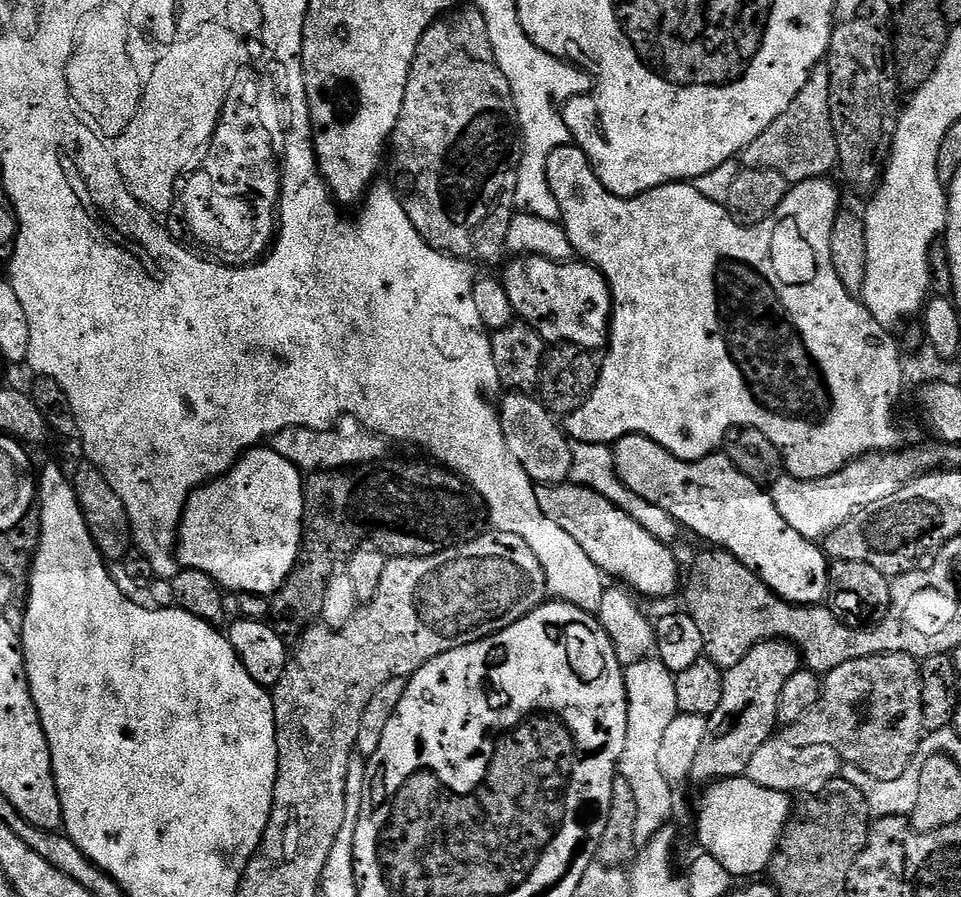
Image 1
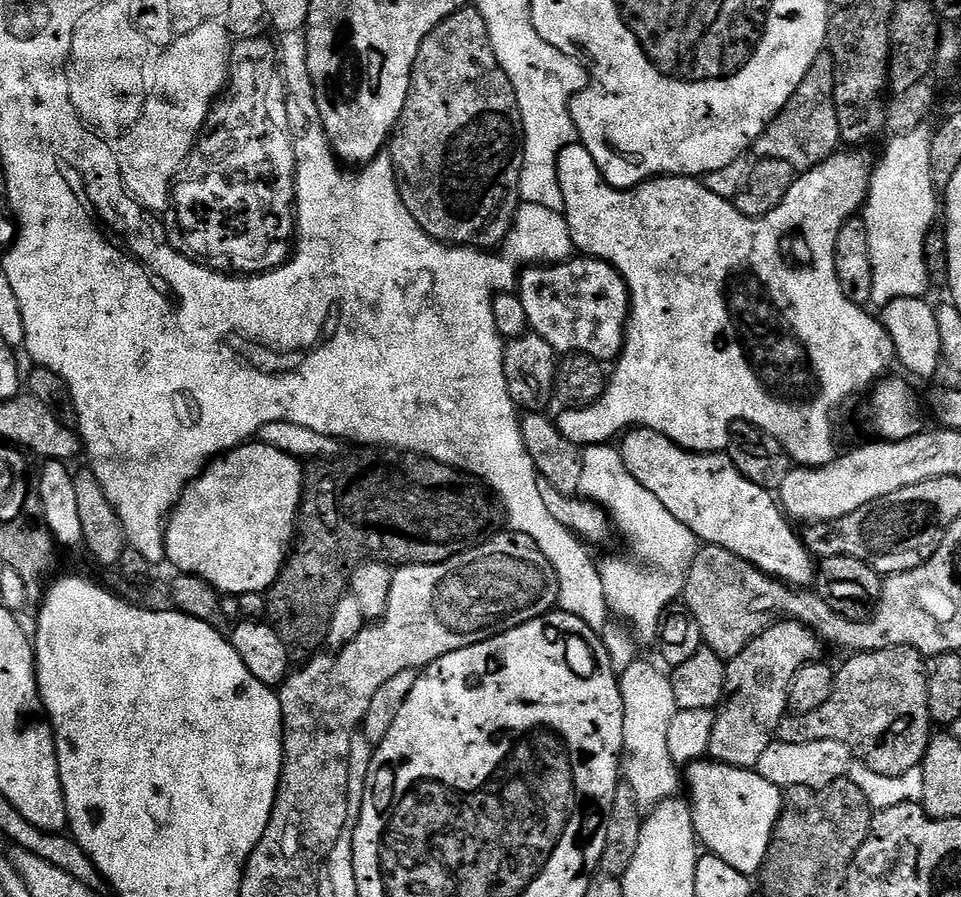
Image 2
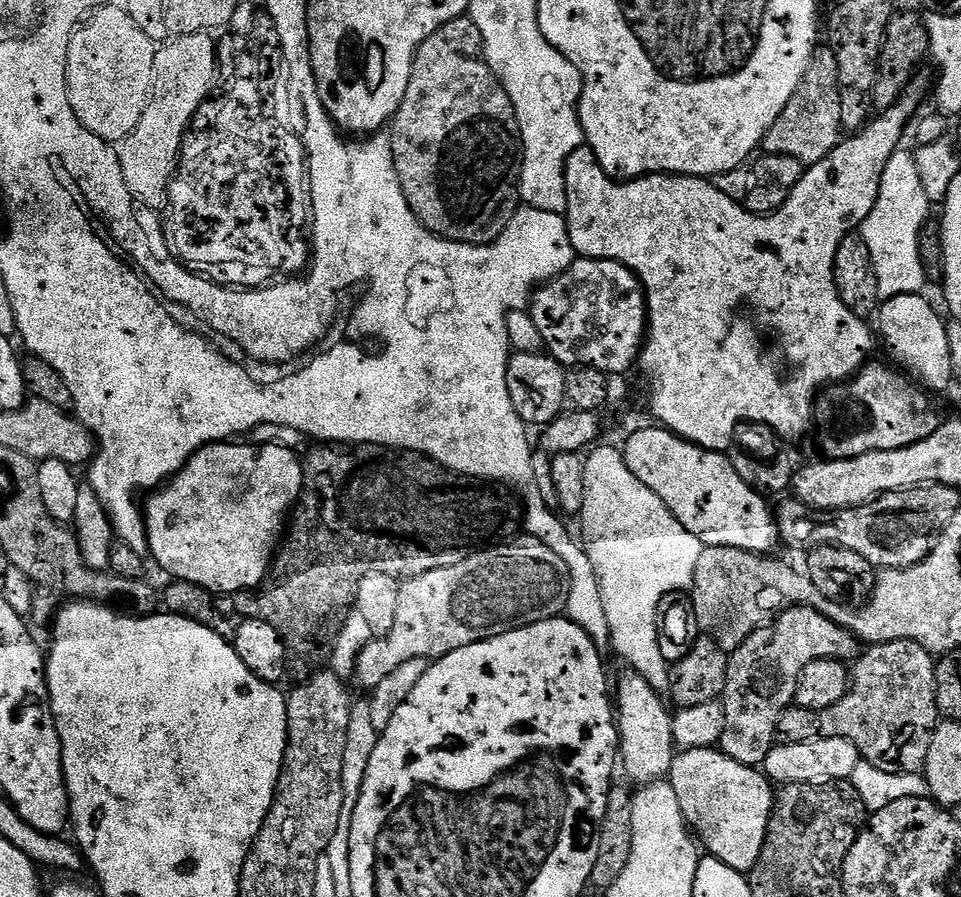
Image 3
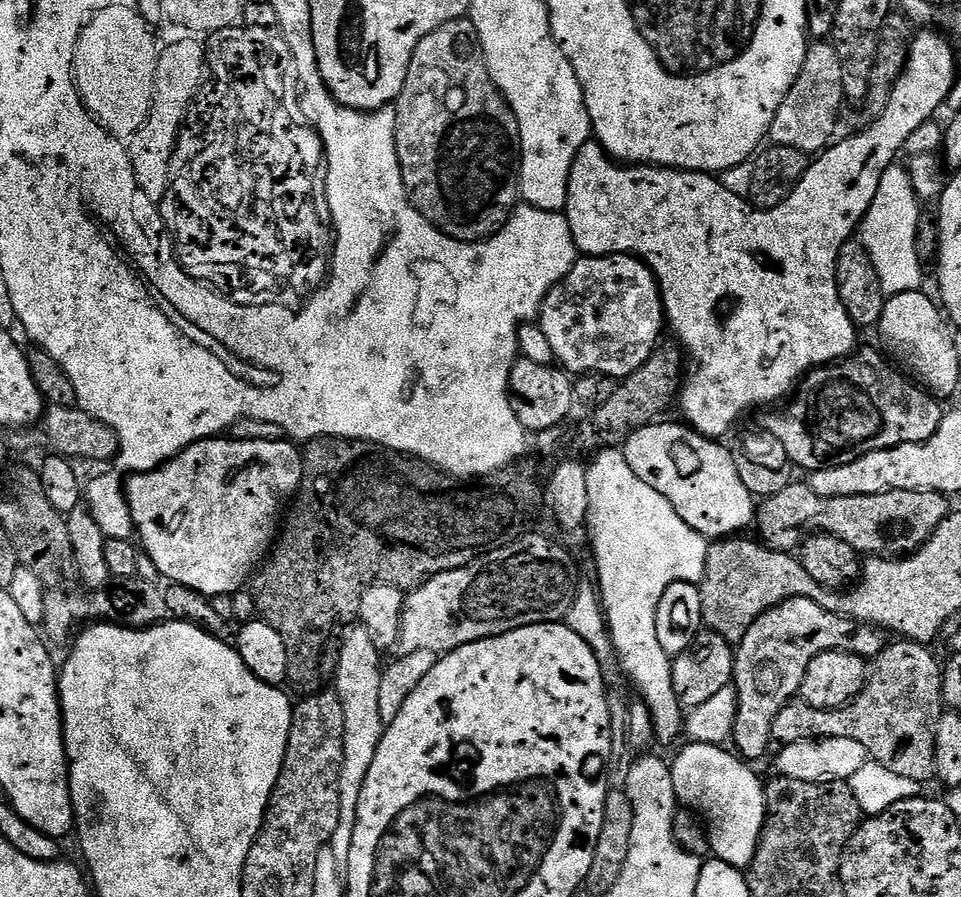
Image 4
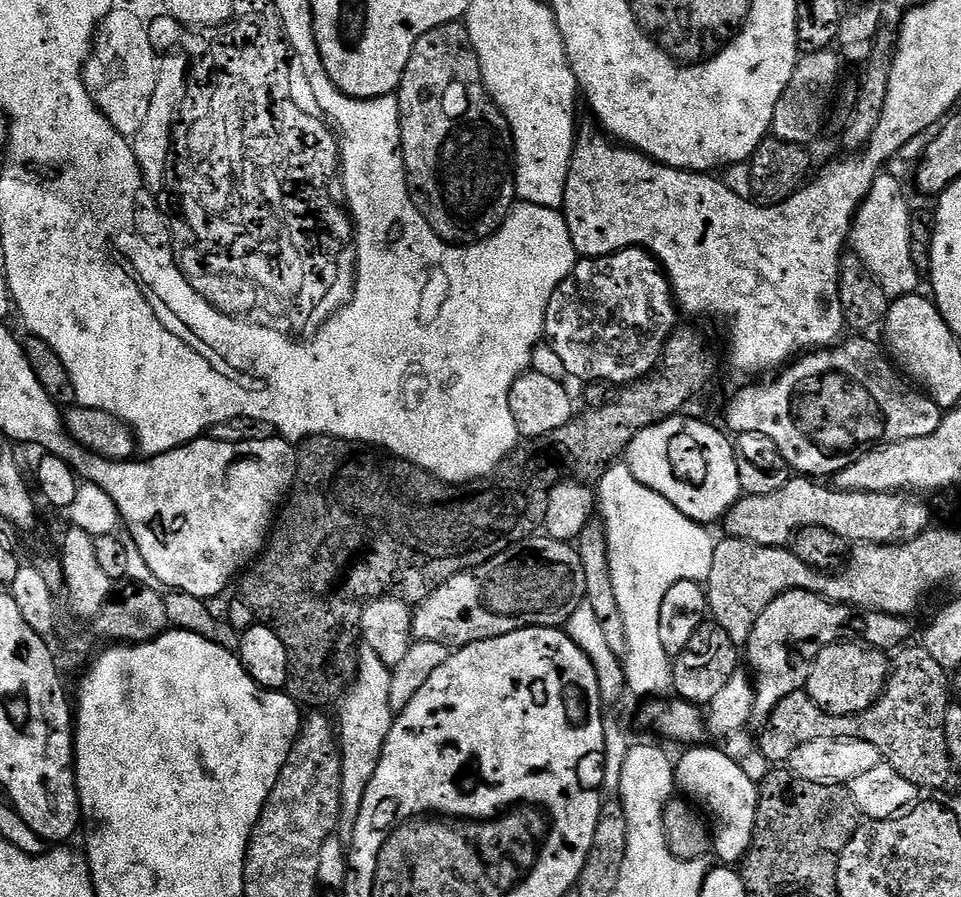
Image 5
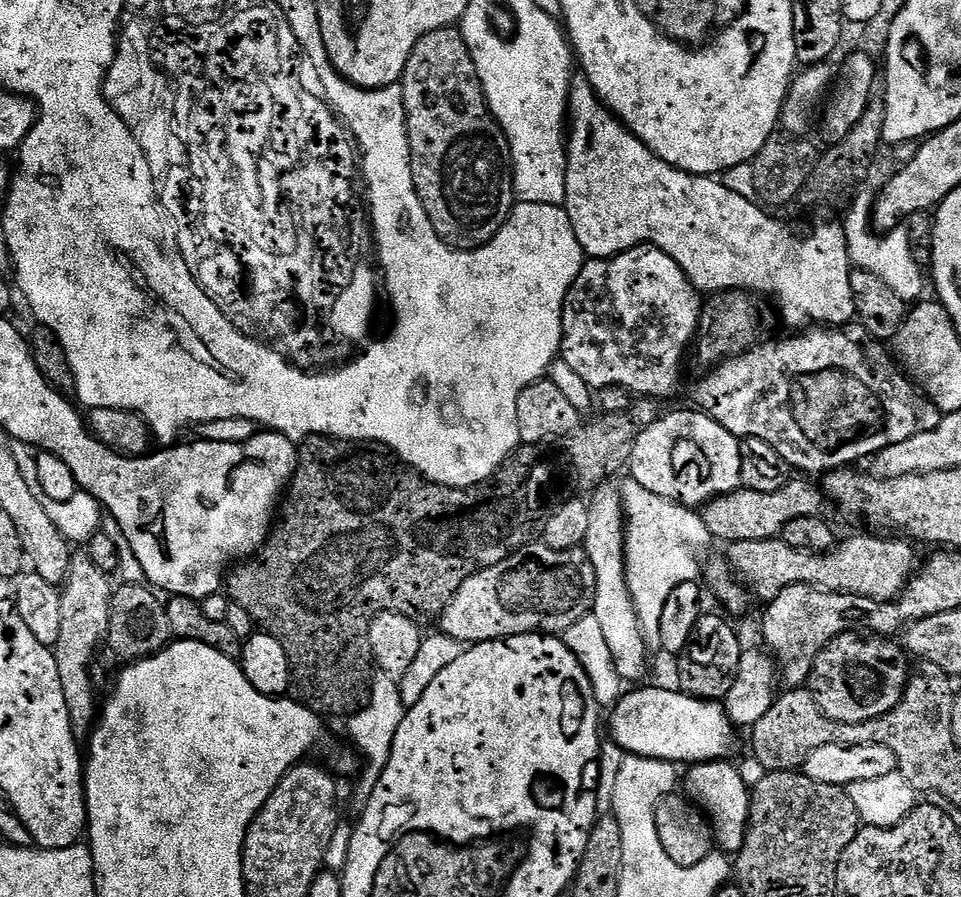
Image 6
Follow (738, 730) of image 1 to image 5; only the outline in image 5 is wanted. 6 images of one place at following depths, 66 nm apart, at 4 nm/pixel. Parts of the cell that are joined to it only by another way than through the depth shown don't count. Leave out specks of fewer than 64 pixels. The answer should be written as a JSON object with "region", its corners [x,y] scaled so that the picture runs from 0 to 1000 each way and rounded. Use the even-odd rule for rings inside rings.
{"region":[[[822,658],[805,667],[805,671],[801,671],[801,676],[789,685],[789,693],[785,693],[776,719],[776,740],[778,736],[777,744],[785,755],[787,769],[781,806],[787,809],[798,807],[805,787],[810,787],[818,774],[831,771],[840,764],[845,740],[860,720],[898,716],[913,727],[924,729],[927,722],[935,724],[942,717],[940,713],[945,709],[945,695],[944,690],[924,687],[920,682],[904,682],[881,673],[869,673],[857,664],[839,658]]]}

